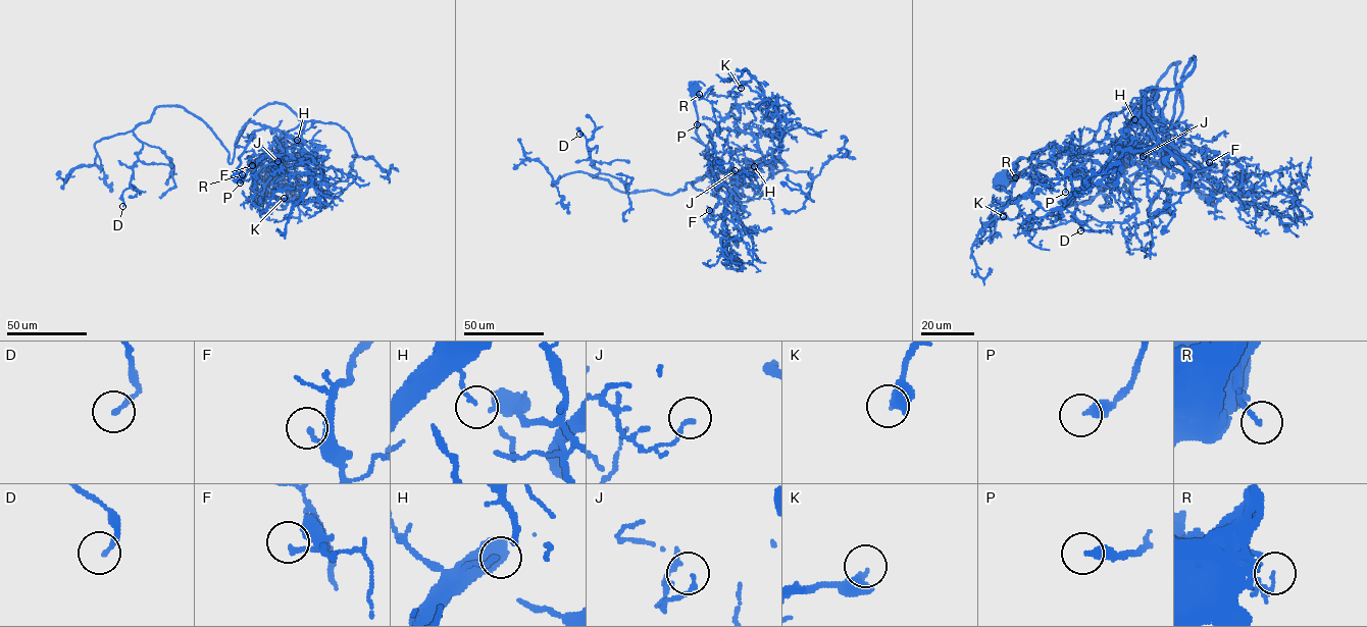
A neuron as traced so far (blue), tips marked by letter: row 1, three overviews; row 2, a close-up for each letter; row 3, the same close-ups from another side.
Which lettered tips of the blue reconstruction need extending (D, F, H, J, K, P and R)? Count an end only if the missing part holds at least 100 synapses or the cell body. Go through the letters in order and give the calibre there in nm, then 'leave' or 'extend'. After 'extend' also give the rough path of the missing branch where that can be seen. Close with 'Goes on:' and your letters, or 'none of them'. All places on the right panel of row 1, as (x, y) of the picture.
D: 170 nm | leave
F: 160 nm | leave
H: 130 nm | leave
J: 130 nm | leave
K: 400 nm | leave
P: 360 nm | leave
R: 90 nm | leave
Goes on: none of them

